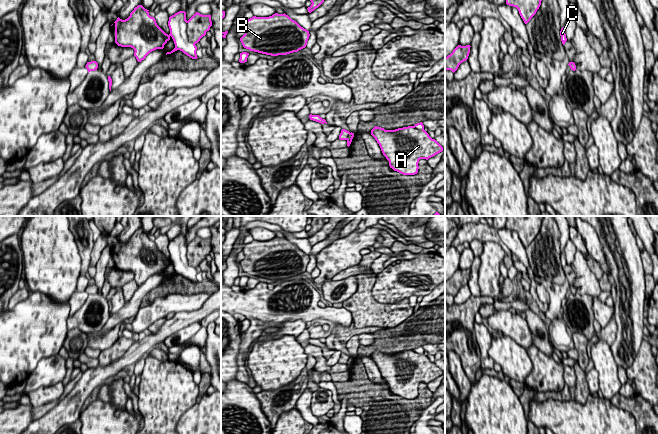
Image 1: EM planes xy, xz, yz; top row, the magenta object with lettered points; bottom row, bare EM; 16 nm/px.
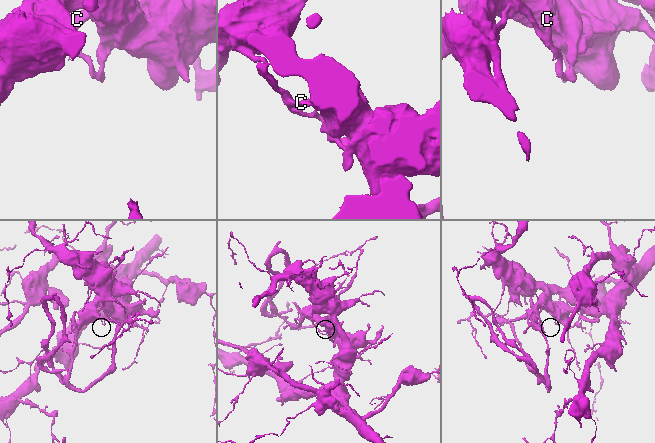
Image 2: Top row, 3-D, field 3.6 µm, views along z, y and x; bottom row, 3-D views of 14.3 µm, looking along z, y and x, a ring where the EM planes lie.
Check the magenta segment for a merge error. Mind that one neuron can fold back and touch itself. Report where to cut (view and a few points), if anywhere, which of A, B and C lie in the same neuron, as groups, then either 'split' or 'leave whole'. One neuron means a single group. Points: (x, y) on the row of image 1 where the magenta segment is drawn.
xy (186, 21), (187, 38), (194, 44) | A B / C | split

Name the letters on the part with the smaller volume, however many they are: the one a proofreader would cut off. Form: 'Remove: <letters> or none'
Remove: A, B

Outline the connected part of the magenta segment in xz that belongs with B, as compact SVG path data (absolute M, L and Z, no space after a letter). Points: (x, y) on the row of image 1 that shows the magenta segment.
M285 13L253 16L243 21L243 28L245 34L240 38L243 47L271 56L298 52L306 47L310 36L308 30Z

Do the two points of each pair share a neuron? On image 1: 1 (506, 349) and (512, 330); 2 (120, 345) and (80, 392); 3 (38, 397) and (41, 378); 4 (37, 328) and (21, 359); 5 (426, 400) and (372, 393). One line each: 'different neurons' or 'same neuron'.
1: different neurons
2: different neurons
3: different neurons
4: same neuron
5: same neuron

